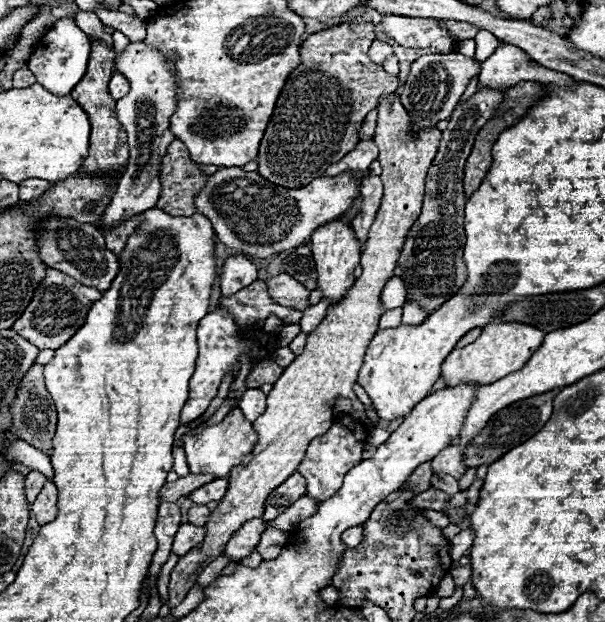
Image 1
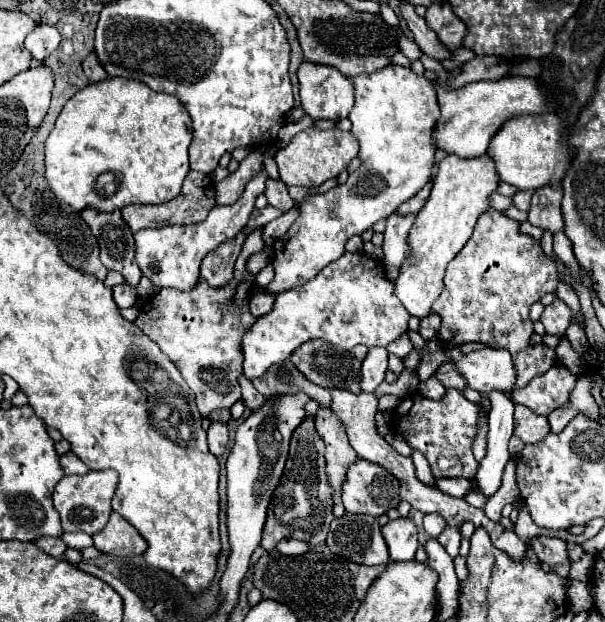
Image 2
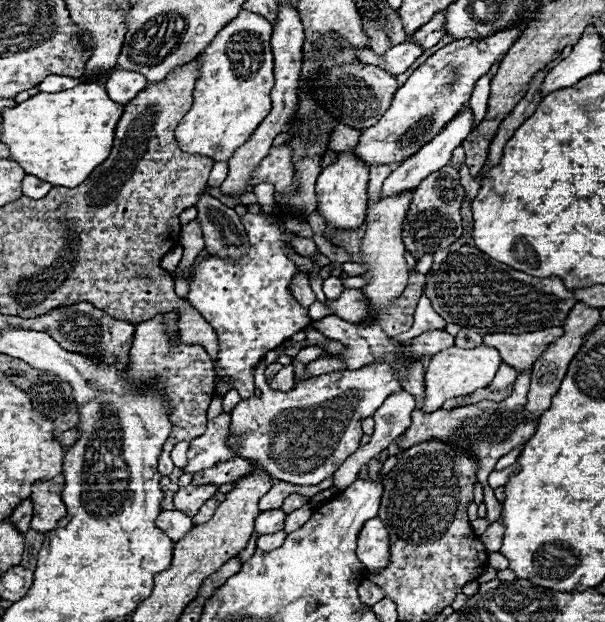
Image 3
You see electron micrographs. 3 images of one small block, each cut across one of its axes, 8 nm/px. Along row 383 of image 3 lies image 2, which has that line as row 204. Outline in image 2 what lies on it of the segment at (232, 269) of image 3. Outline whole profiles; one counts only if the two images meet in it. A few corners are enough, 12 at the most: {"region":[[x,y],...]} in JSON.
{"region":[[268,174],[194,226],[138,230],[136,262],[160,288],[190,292],[208,252],[236,238]]}

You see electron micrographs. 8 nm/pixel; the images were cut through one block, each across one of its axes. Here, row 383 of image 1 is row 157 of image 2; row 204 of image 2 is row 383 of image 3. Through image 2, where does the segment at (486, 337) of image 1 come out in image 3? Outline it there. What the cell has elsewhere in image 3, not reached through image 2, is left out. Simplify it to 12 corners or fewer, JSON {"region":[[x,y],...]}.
{"region":[[452,346],[424,374],[422,412],[486,388],[496,348]]}

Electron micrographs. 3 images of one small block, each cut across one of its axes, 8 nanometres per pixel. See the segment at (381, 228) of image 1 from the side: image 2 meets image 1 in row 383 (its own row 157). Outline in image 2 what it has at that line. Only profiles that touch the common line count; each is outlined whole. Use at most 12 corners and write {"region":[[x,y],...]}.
{"region":[[310,126],[278,150],[286,186],[318,188],[358,156],[358,140]]}

